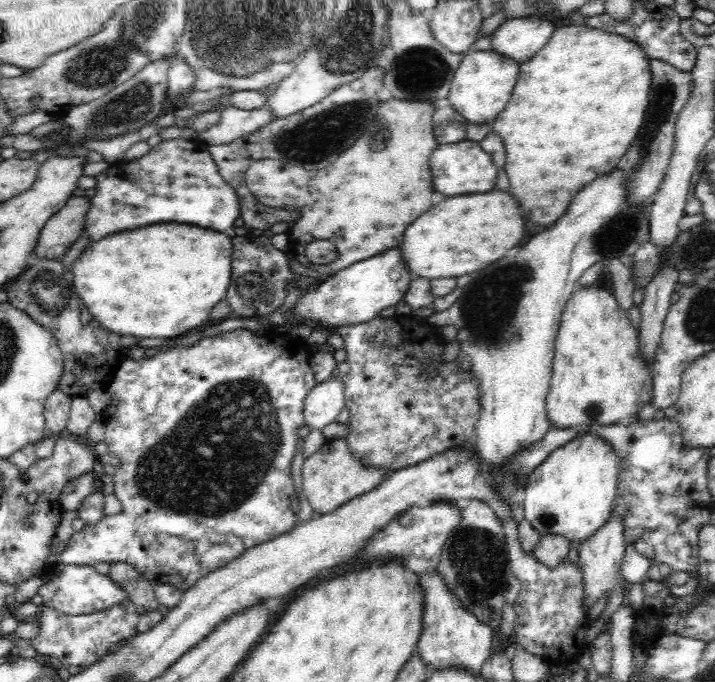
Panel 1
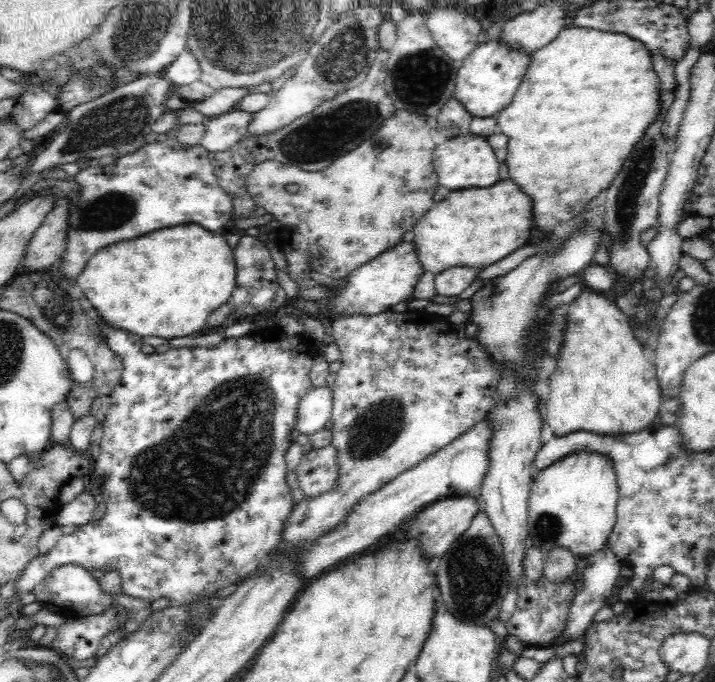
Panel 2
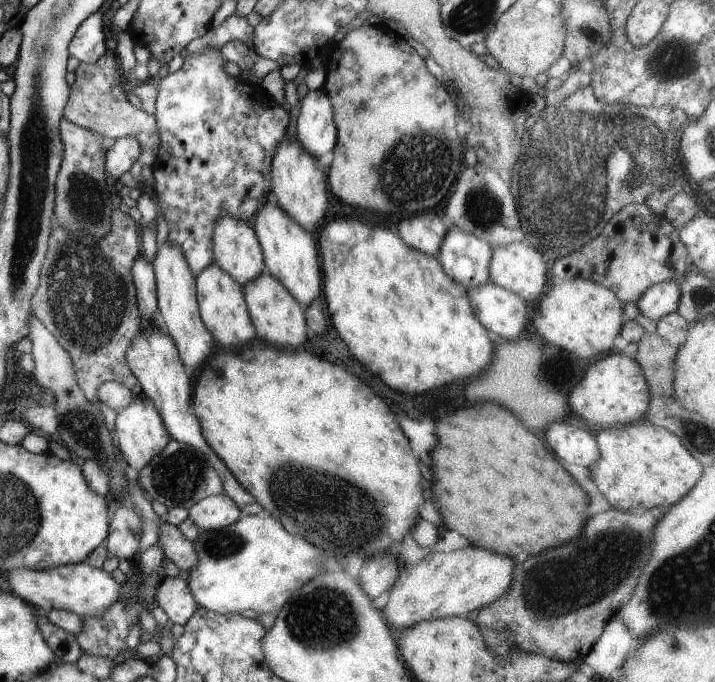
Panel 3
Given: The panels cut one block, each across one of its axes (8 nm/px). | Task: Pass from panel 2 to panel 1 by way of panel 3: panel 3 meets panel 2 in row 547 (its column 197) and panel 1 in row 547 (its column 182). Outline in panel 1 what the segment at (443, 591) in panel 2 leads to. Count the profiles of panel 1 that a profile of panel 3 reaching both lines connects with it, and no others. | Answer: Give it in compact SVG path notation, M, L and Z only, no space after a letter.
M478 500L464 502L460 515L460 524L448 534L438 556L438 575L470 614L496 630L502 624L504 589L508 578L513 576L508 563L506 535L495 511Z

